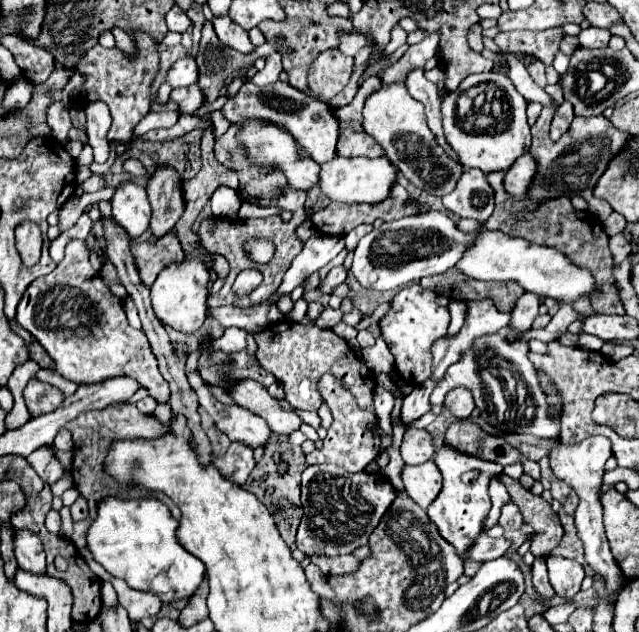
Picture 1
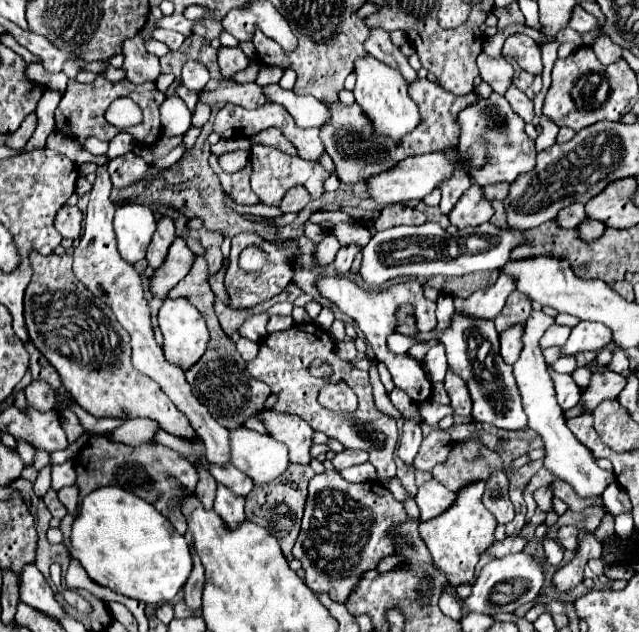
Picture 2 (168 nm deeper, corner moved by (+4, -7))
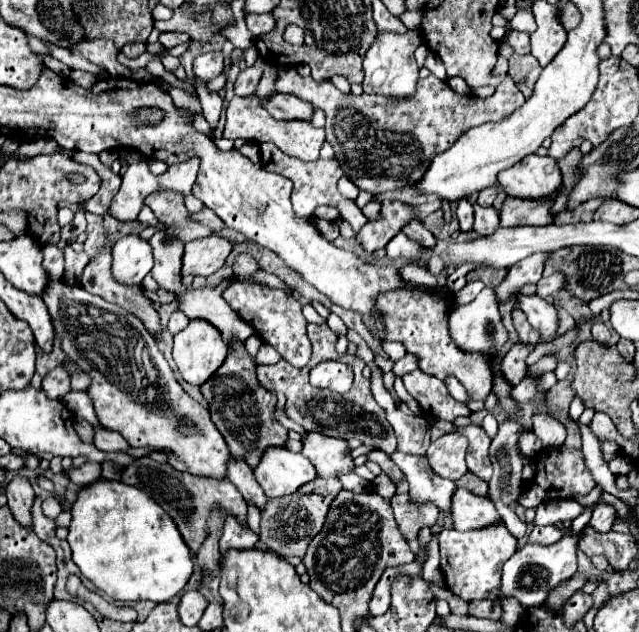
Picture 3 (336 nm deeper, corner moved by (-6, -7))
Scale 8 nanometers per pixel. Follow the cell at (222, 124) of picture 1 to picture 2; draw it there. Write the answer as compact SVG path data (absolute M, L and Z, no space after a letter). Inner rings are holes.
M237 149L237 151L229 151L229 153L221 153L221 155L217 155L217 159L225 173L235 173L235 171L241 171L249 163L249 151Z

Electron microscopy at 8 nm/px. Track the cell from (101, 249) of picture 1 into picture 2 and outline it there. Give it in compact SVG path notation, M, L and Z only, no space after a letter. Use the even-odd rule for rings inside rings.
M105 163L99 165L95 173L97 173L97 177L95 177L95 183L91 189L91 201L89 201L87 215L85 215L83 235L81 235L81 241L73 253L73 273L97 299L101 299L103 303L107 303L111 307L111 311L117 317L117 321L121 323L121 327L129 333L133 367L137 371L141 371L143 375L155 379L161 385L161 389L167 393L167 397L177 405L177 409L181 409L187 415L191 427L197 431L197 435L201 437L201 441L205 445L207 461L223 465L229 461L229 431L223 429L211 417L207 407L193 395L191 385L185 379L185 373L179 367L173 367L163 357L163 349L155 343L151 321L149 321L149 307L143 297L141 277L135 271L135 267L131 263L127 263L117 251L117 241L115 241L115 231L113 231L115 203L109 199L111 181L109 181L107 165Z

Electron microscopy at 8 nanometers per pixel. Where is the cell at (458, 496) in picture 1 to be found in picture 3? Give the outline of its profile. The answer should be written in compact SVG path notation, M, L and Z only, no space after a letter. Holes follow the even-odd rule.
M493 525L487 529L475 529L467 533L441 533L441 571L449 591L463 601L487 599L493 589L501 587L501 567L517 551L517 539L505 529L505 525Z

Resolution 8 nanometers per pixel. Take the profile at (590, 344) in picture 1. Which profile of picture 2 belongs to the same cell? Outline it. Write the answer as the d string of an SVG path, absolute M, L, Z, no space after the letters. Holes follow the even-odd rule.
M567 355L567 357L561 357L553 363L553 369L559 371L559 373L573 373L577 369L577 359L575 355Z

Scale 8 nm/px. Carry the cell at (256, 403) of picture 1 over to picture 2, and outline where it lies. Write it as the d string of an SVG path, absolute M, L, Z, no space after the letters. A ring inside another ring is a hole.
M261 409L257 411L257 417L263 421L265 429L271 437L285 443L289 447L289 459L291 463L309 463L309 447L313 429L297 415L291 413L277 413L275 409Z

